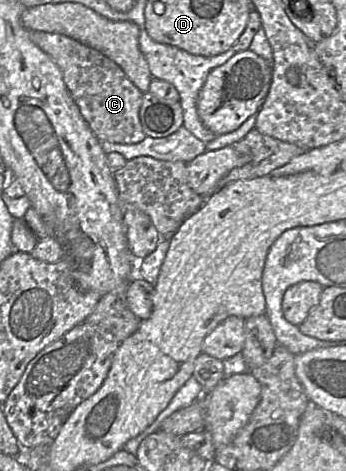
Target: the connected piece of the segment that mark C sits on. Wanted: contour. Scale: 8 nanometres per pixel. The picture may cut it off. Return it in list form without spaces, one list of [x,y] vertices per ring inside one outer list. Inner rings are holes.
[[[28,29],[28,35],[59,67],[73,100],[99,141],[135,144],[145,139],[139,118],[143,93],[119,65],[101,52],[62,34]]]

